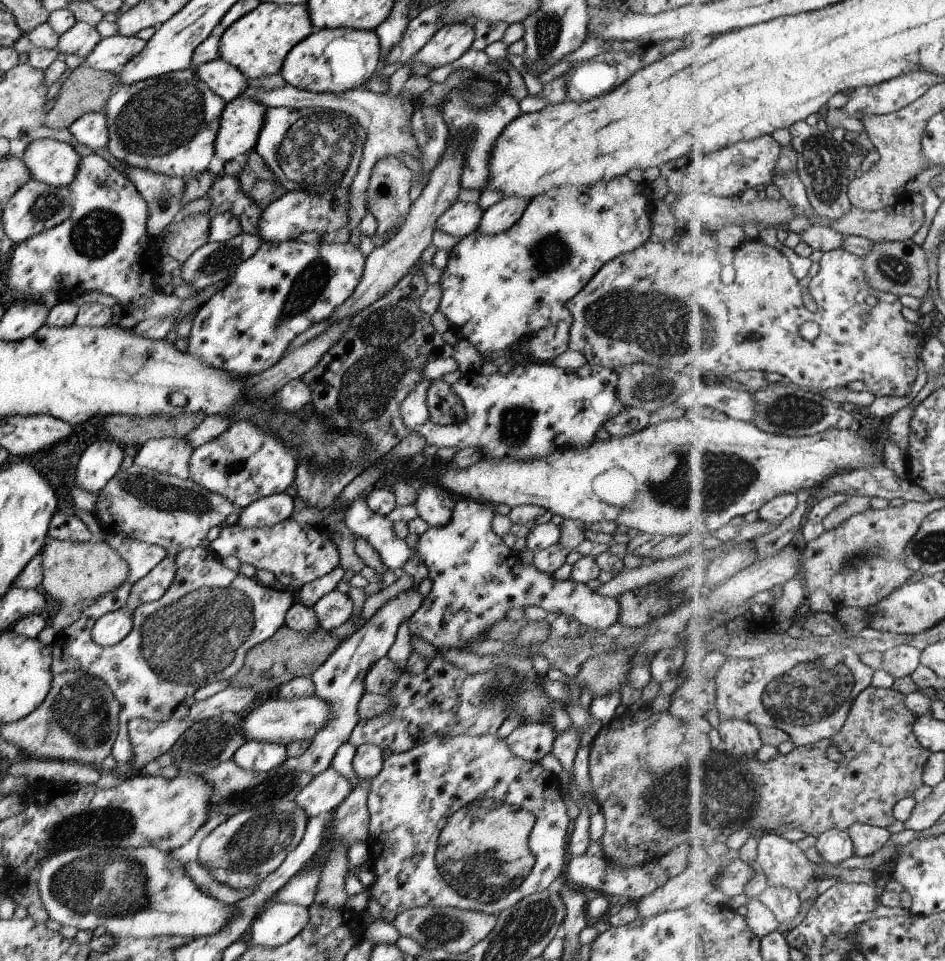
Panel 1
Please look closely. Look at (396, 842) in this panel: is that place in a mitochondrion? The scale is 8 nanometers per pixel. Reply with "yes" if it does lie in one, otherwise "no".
no

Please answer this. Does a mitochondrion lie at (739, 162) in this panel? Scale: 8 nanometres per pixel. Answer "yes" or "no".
yes

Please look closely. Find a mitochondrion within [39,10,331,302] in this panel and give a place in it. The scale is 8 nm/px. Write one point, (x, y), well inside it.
(156, 121)

